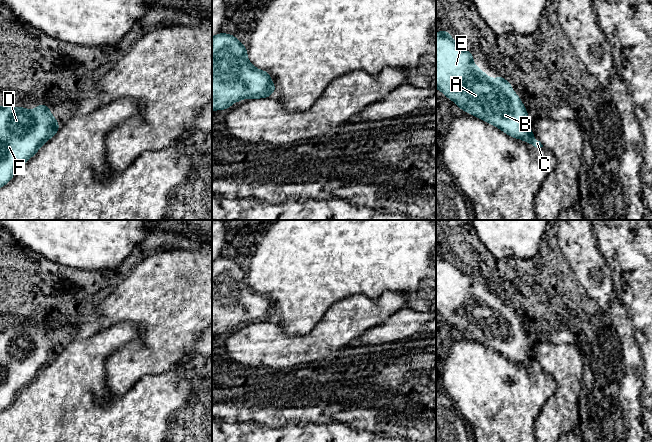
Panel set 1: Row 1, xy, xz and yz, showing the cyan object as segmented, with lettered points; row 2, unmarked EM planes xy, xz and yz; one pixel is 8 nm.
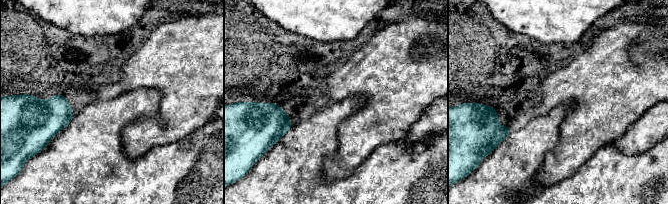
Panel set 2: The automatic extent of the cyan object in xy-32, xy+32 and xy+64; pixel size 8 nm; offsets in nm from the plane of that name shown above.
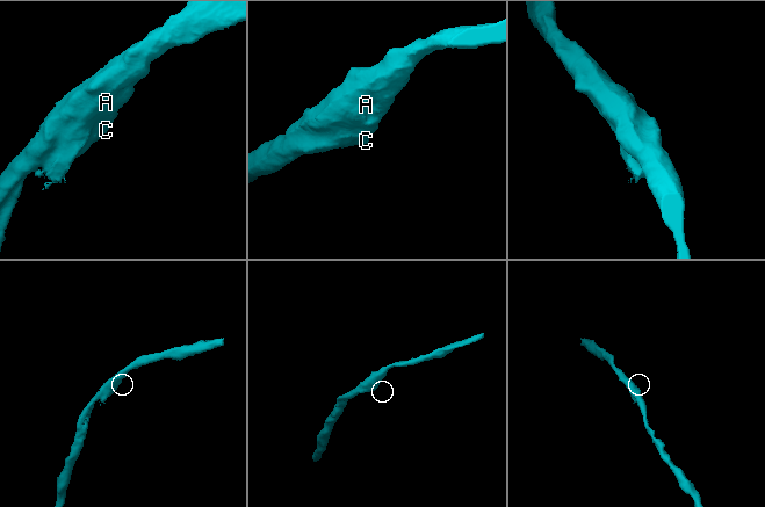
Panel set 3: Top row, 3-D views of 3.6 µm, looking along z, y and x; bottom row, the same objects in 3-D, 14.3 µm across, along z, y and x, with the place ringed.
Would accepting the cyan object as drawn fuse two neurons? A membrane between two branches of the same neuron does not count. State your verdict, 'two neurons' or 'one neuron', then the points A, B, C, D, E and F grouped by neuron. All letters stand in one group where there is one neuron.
two neurons; groups A B D E F / C

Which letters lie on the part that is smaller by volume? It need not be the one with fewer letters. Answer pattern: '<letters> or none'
C

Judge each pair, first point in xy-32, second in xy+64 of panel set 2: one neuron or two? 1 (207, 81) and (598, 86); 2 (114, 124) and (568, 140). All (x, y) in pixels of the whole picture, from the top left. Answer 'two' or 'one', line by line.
1: one
2: two

